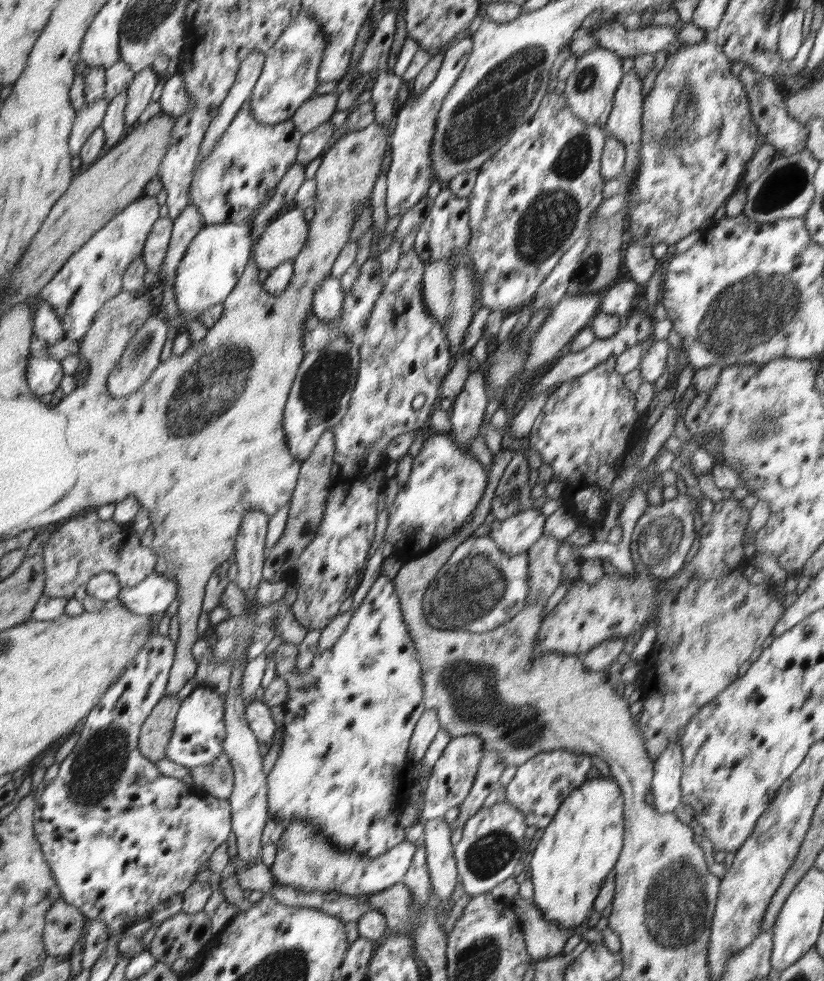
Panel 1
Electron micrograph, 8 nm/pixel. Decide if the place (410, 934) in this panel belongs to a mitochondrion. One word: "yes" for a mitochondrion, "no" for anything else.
no

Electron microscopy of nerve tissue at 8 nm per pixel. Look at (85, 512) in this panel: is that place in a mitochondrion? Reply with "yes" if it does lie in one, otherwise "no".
no

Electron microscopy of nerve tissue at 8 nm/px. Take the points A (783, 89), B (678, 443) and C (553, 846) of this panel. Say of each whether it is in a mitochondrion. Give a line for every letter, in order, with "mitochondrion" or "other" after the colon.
A: other
B: other
C: other

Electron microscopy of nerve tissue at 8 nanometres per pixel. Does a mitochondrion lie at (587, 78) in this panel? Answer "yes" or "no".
yes

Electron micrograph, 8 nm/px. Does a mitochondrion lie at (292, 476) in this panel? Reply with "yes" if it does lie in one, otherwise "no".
no

